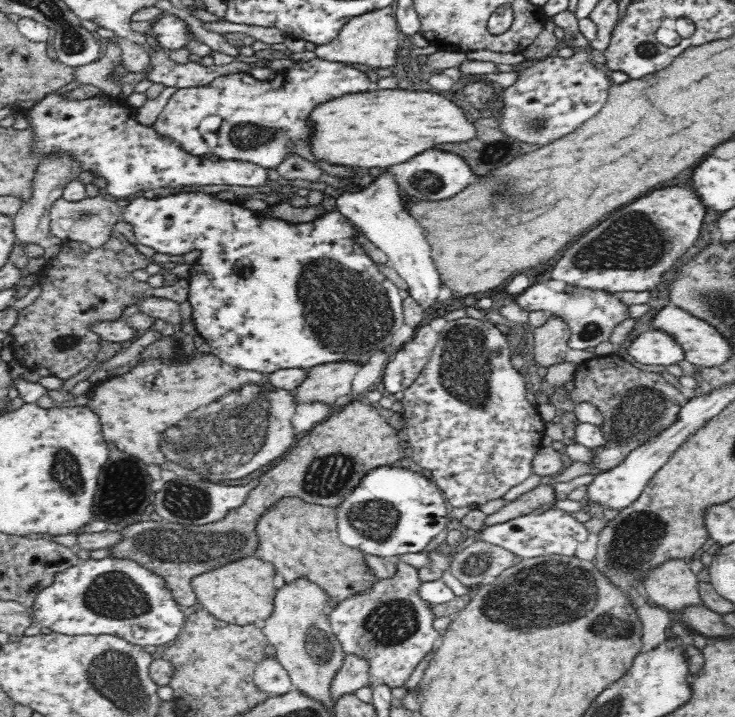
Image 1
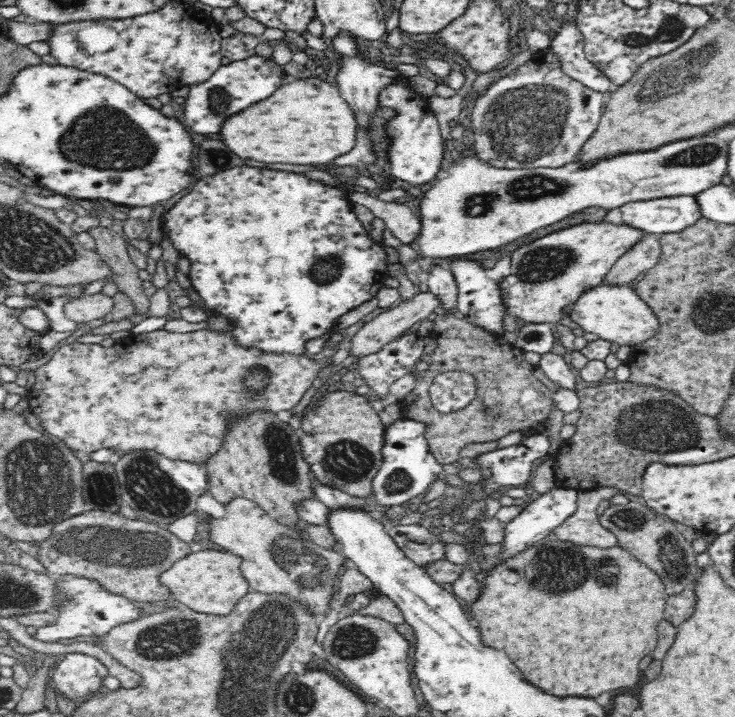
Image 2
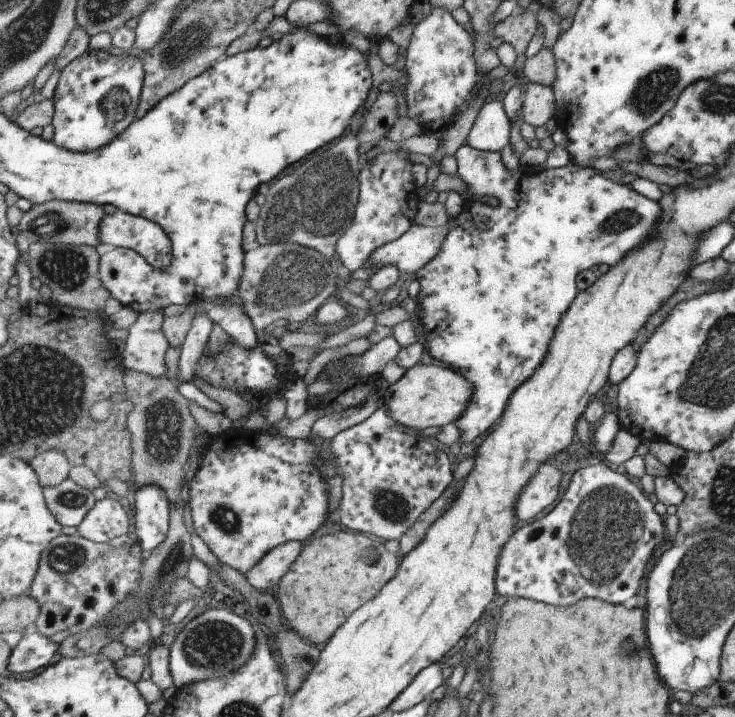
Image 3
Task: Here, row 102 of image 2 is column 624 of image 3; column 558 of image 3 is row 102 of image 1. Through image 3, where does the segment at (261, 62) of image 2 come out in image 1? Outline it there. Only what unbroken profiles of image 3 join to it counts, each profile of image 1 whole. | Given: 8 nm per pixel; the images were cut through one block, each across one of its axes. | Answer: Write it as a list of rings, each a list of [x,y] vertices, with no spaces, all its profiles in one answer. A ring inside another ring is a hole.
[[[316,57],[308,60],[308,62],[297,62],[296,70],[277,71],[272,80],[258,80],[245,72],[240,72],[228,74],[228,76],[218,76],[216,80],[206,86],[180,88],[170,98],[168,105],[161,110],[151,127],[157,136],[171,140],[173,144],[177,144],[188,155],[197,156],[197,158],[251,162],[268,170],[276,170],[288,156],[295,154],[302,160],[308,160],[308,162],[316,164],[322,172],[326,172],[328,176],[332,176],[336,180],[352,180],[360,174],[360,168],[332,164],[332,162],[326,162],[326,160],[314,156],[312,144],[310,144],[312,138],[314,138],[314,128],[312,128],[310,116],[318,106],[322,106],[330,100],[343,98],[348,94],[364,94],[373,88],[366,71],[356,68],[351,63],[327,61]],[[213,114],[222,118],[222,124],[218,130],[218,144],[211,148],[202,138],[202,132],[198,130],[198,126],[200,126],[203,118]]]

